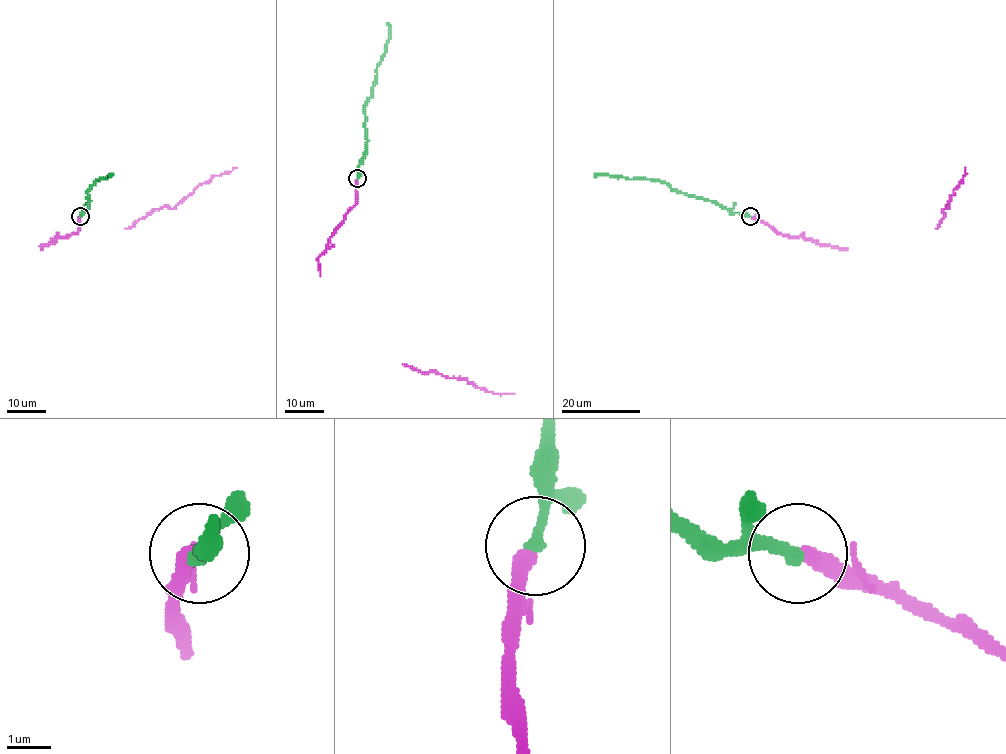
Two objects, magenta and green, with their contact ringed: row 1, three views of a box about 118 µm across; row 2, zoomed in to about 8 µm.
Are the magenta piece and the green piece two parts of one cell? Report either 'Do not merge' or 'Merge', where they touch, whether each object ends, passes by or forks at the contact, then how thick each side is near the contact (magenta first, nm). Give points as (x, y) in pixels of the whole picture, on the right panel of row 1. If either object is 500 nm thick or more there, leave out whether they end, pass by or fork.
Merge. Place: (750, 216). At the ring magenta ends. At the ring green ends. Thickness 380 nm (magenta) against 280 nm

